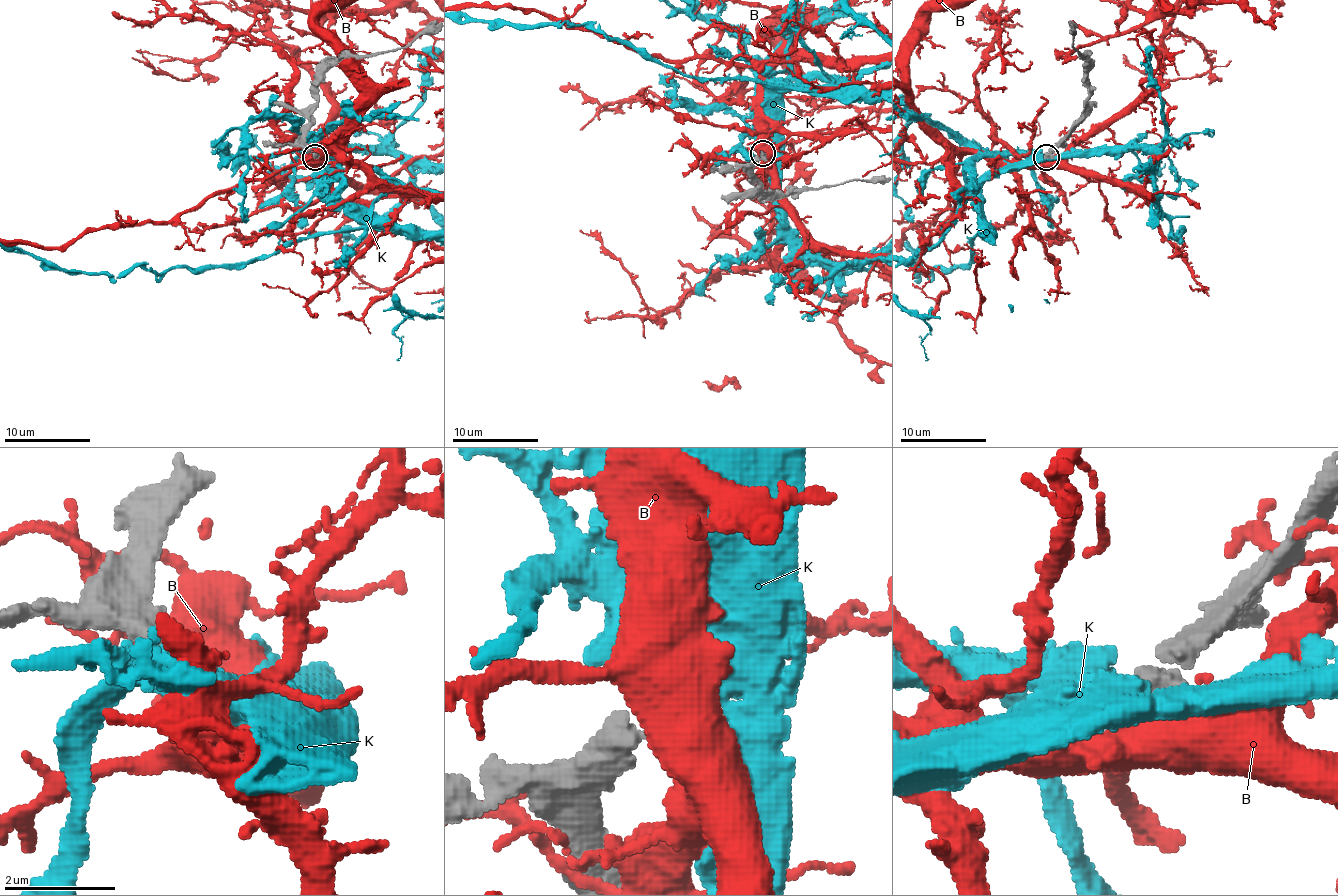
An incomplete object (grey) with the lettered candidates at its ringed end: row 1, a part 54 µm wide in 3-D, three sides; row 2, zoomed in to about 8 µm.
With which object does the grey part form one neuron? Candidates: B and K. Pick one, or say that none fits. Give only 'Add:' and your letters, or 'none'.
Add: K

